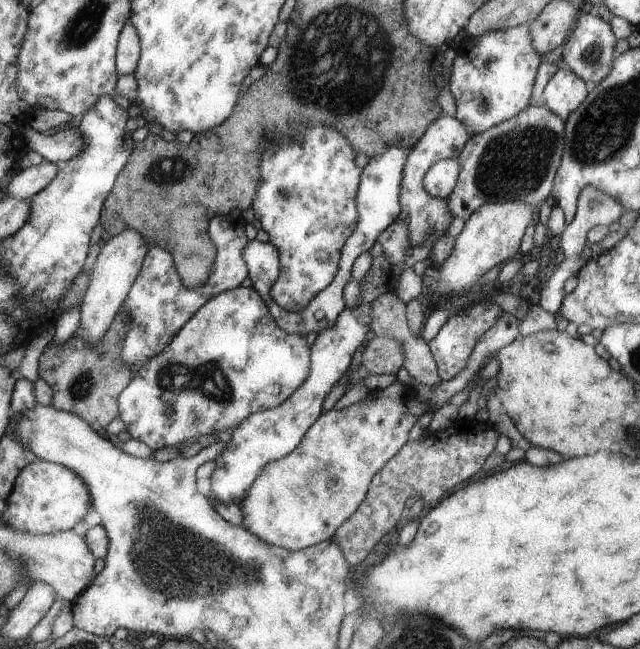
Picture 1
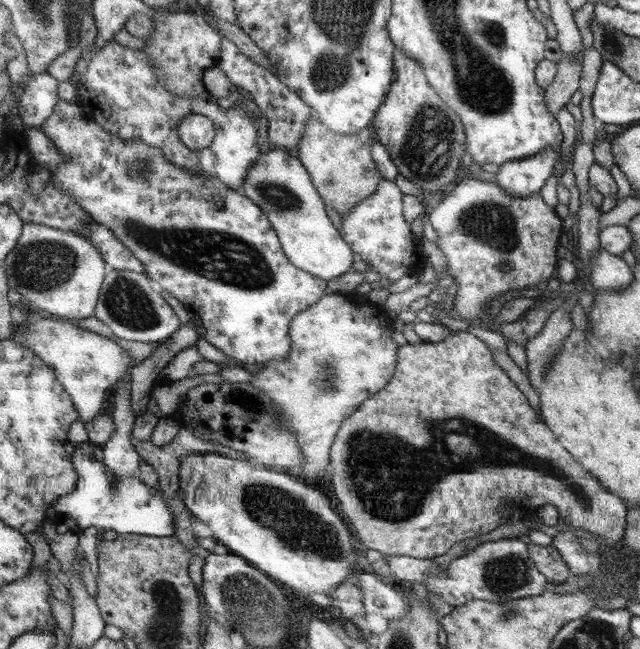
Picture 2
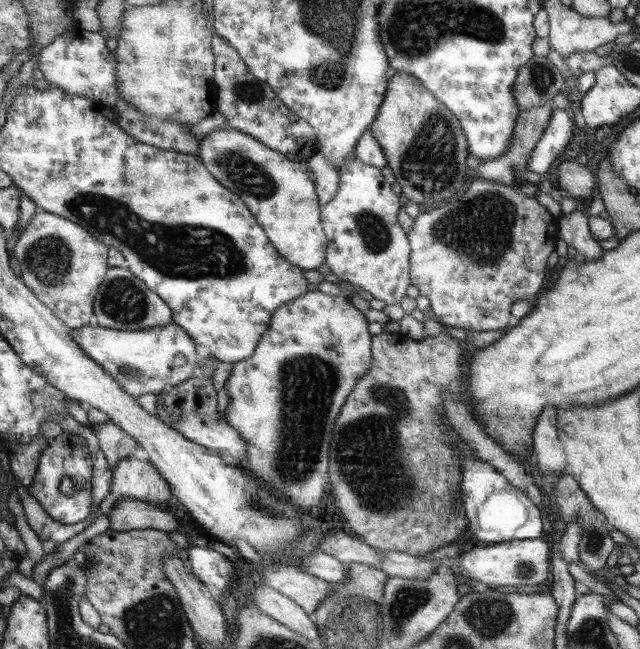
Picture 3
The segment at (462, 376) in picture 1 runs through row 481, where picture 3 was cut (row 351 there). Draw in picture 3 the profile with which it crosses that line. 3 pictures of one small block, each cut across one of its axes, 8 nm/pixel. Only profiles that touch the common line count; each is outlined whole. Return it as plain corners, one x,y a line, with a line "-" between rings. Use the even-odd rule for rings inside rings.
304,289
299,299
284,304
284,306
280,307
271,317
271,327
268,328
268,331
260,340
259,346
256,347
255,354
251,358
234,364
234,370
230,373
225,382
224,389
229,397
229,402
225,409
225,417
226,421
228,421
234,429
238,429
238,433
242,435
242,439
246,441
246,446
248,446
246,458
241,461
240,466
246,468
248,472
252,474
252,477
260,479
262,483
272,488
272,491
279,493
280,496
284,497
284,500
290,501
290,503
295,504
296,507
310,509
310,506
320,504
320,498
322,498
322,494
324,494
326,472
328,472
328,448
331,448
330,436
334,434
336,416
340,414
344,403
347,402
347,397
351,395
360,376
364,376
372,366
374,353
370,352
370,346
372,346
373,336
368,332
368,320
366,320
366,315
362,314
362,311
358,310
358,308
354,308
354,306
348,302
346,296
342,298
342,294
331,296
322,294
319,290
307,291

